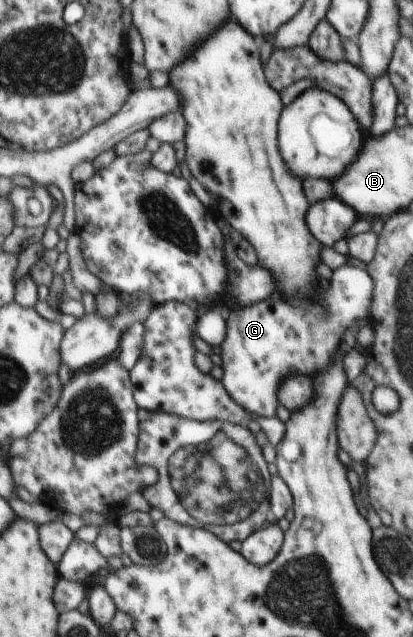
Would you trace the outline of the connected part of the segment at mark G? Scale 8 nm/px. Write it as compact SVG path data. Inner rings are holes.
M343 265L332 276L330 288L320 290L320 296L316 302L308 300L282 300L278 298L266 298L258 304L242 306L228 312L227 335L221 344L223 359L222 384L230 393L230 396L250 413L256 416L276 417L278 408L278 389L285 376L292 373L302 373L312 378L314 372L326 368L330 362L334 350L338 348L338 342L342 338L342 332L352 326L358 319L369 318L369 308L373 297L374 281L370 273L358 266Z

